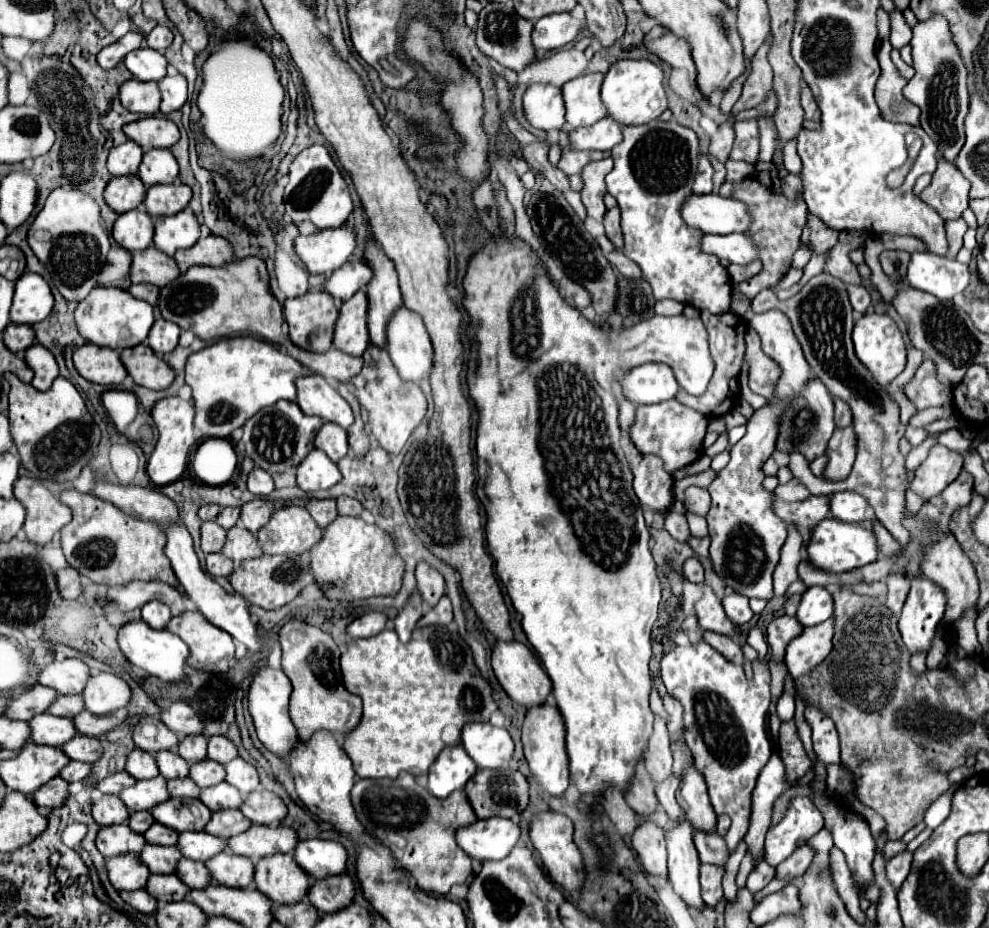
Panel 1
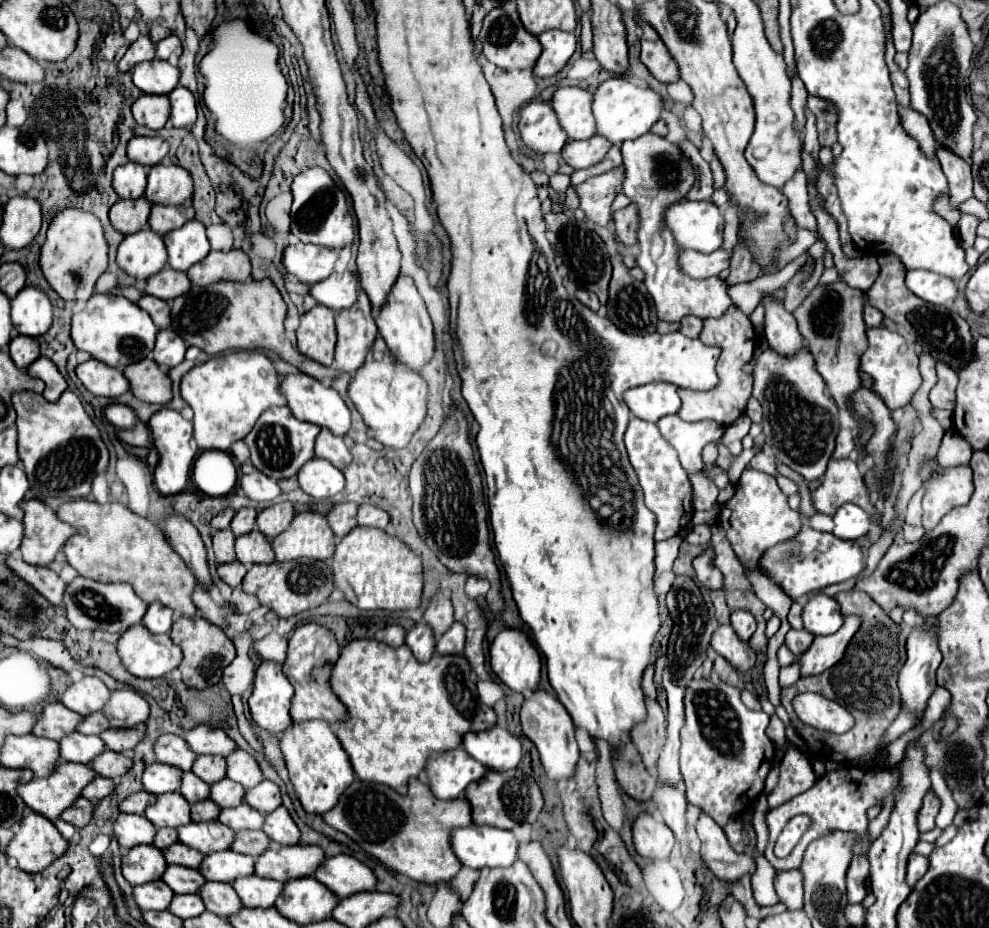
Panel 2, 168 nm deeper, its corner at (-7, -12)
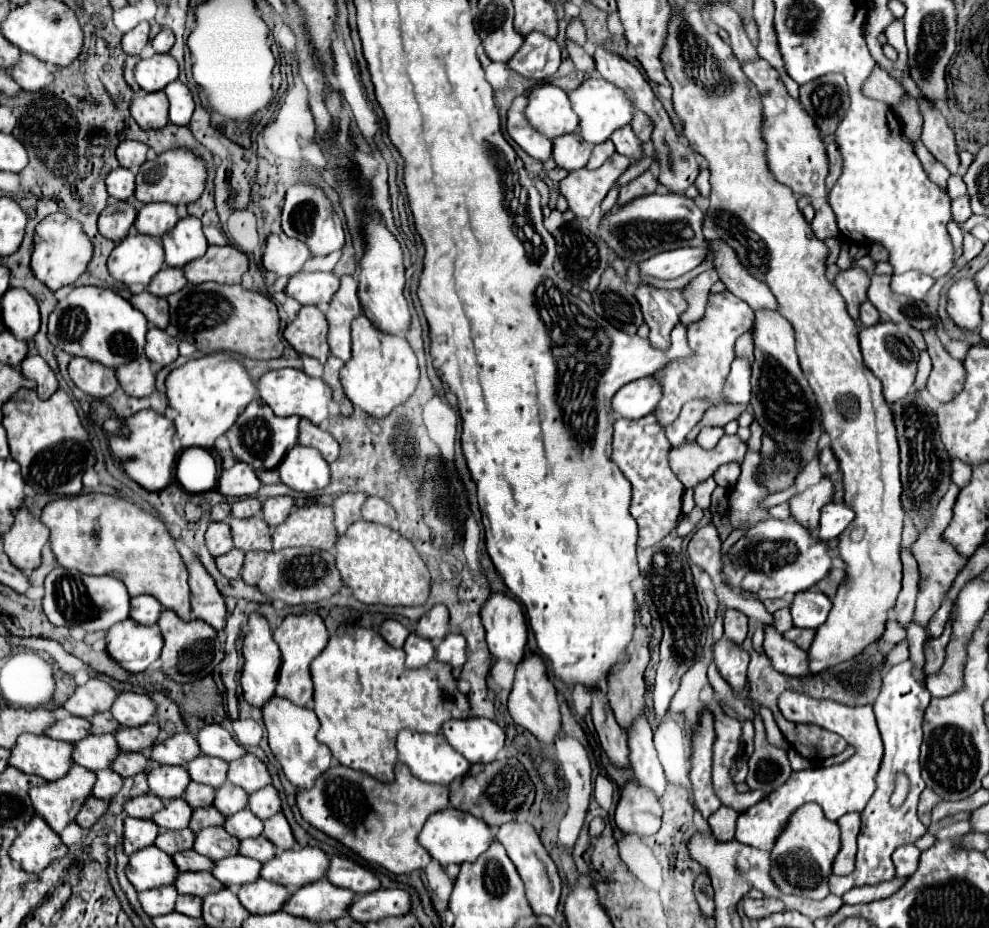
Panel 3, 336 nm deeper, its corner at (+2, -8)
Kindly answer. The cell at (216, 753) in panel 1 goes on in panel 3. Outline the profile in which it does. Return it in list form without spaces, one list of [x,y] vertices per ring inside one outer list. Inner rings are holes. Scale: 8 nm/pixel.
[[[252,753],[228,763],[228,781],[242,787],[246,793],[252,793],[264,785],[270,785],[270,773],[266,765]]]

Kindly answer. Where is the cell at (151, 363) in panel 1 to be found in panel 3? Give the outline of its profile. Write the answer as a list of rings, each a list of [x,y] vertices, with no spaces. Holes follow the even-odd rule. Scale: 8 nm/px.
[[[146,355],[134,359],[132,363],[120,365],[116,369],[116,377],[120,381],[120,387],[132,397],[148,397],[156,389],[154,371],[150,369],[150,361]]]

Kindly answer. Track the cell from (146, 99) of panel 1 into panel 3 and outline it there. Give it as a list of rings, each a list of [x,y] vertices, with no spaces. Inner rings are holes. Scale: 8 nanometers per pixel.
[[[138,91],[132,97],[130,113],[142,129],[162,129],[168,123],[168,99],[162,91]]]

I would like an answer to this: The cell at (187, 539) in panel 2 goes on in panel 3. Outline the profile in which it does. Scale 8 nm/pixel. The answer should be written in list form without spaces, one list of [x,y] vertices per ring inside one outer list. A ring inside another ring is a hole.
[[[194,553],[192,559],[186,563],[190,575],[190,589],[192,589],[192,611],[198,619],[212,625],[216,631],[224,629],[226,623],[226,605],[224,597],[220,595],[214,577],[204,569],[198,555]]]

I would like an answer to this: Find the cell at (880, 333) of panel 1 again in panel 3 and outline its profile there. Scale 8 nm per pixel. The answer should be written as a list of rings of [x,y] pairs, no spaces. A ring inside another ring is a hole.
[[[888,321],[888,323],[876,323],[872,327],[864,327],[860,331],[860,351],[864,357],[864,365],[882,381],[884,397],[888,403],[896,403],[912,391],[916,365],[918,365],[918,349],[910,341],[910,337],[898,329],[898,325]]]

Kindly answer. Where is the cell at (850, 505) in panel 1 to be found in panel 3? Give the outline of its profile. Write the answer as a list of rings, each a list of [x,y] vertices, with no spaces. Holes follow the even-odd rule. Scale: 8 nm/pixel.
[[[828,503],[822,507],[820,517],[820,533],[818,537],[824,541],[836,539],[854,519],[854,511],[846,503]]]

